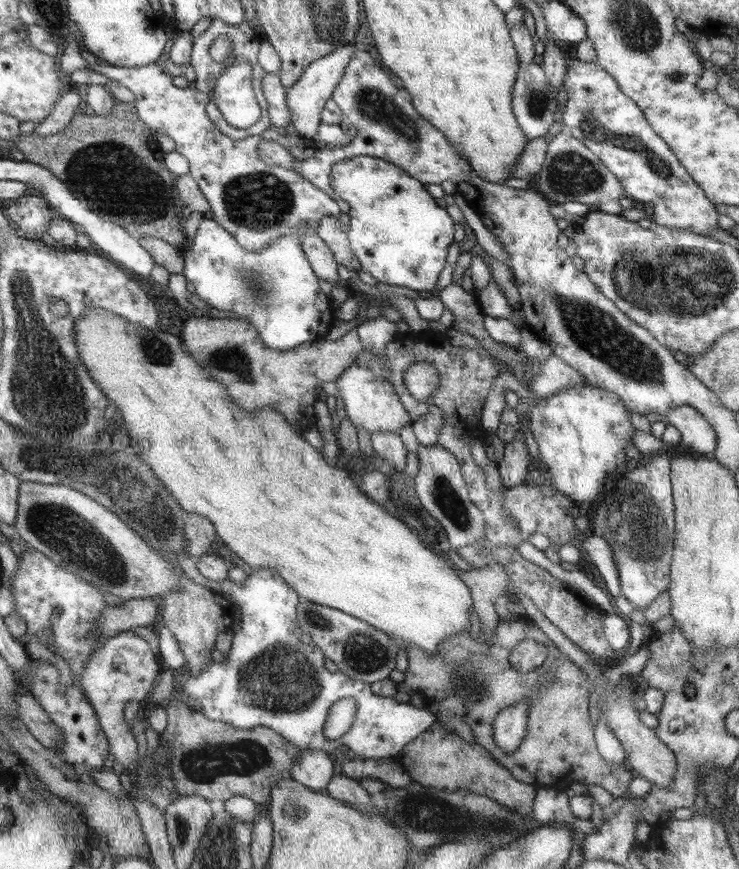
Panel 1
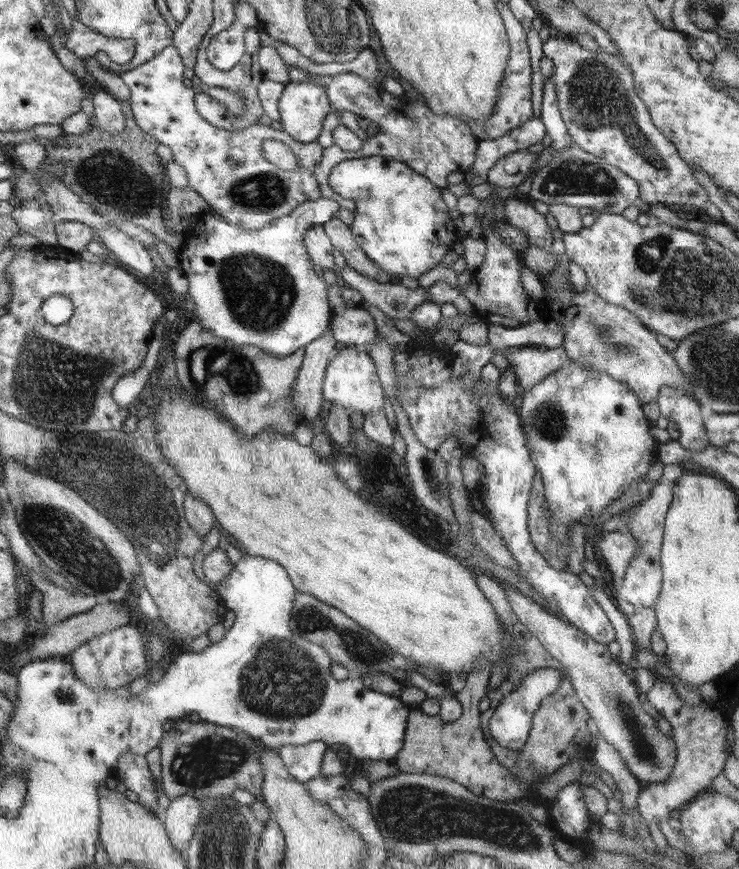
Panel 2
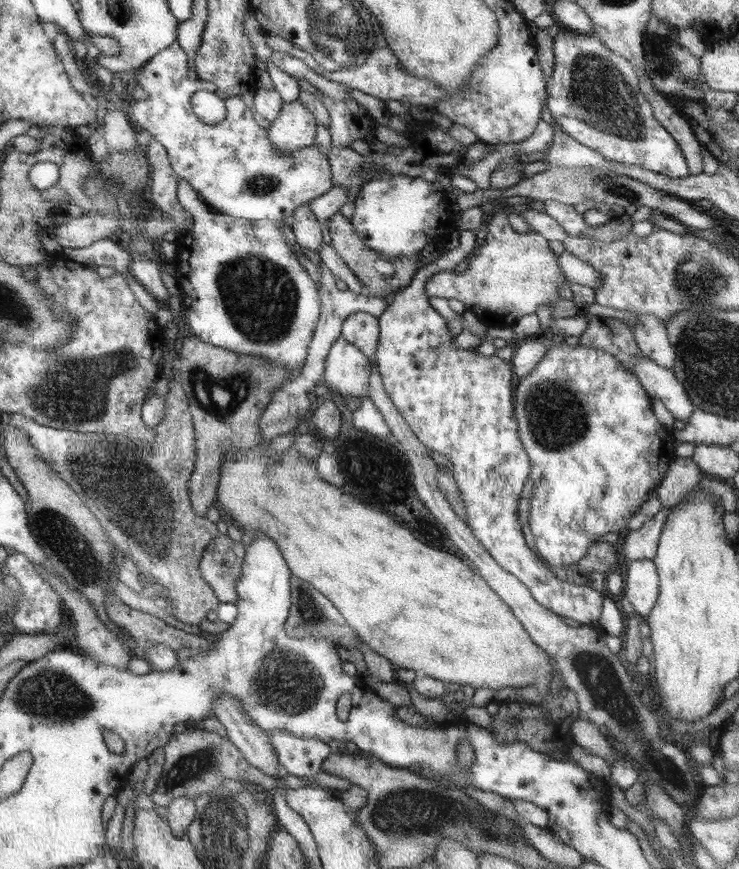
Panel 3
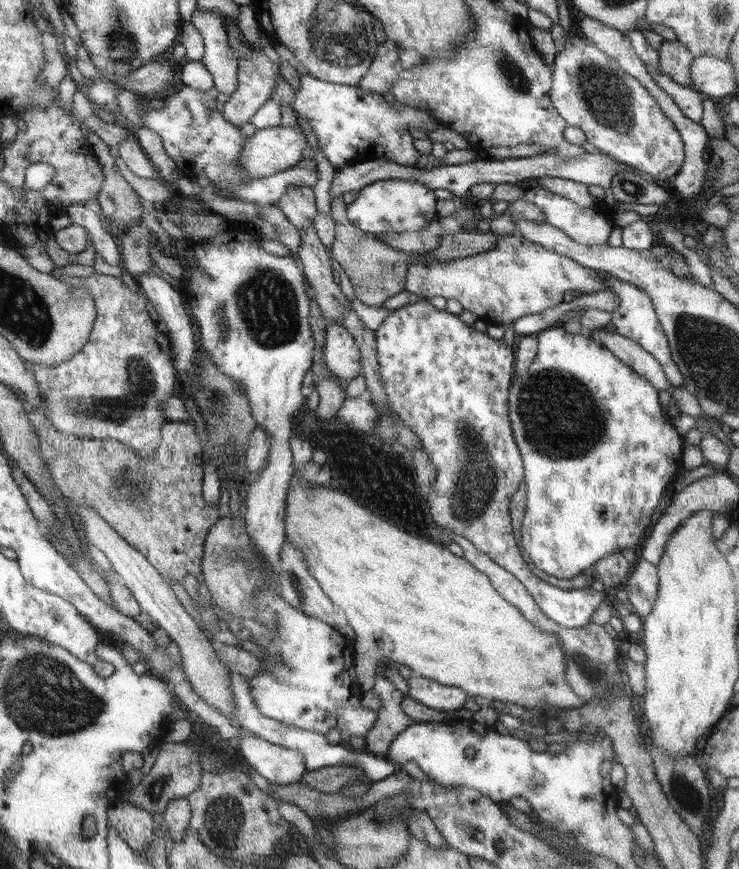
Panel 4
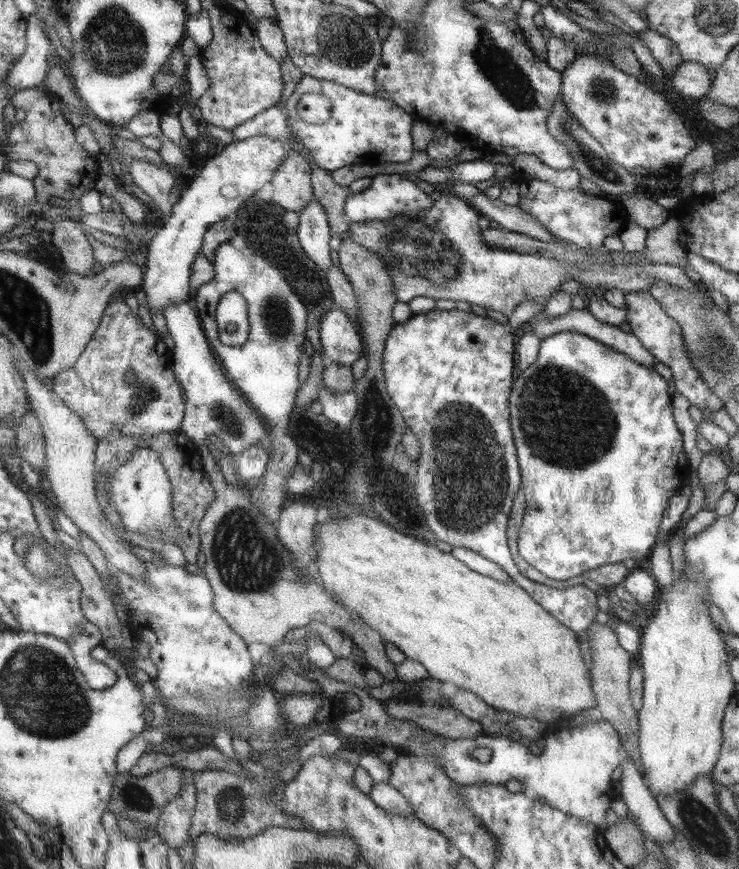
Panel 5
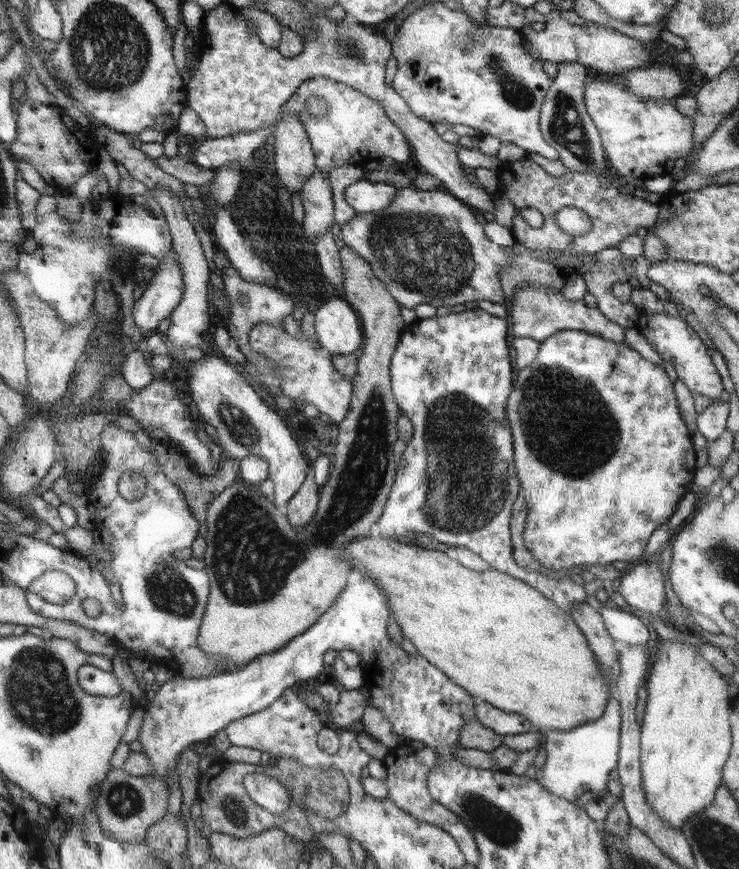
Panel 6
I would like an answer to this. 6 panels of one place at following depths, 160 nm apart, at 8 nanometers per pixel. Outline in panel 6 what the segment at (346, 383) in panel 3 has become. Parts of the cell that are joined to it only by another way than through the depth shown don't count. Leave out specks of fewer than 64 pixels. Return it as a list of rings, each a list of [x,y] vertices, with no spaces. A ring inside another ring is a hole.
[[[340,294],[316,310],[314,326],[318,342],[331,356],[354,354],[362,344],[364,325]]]

